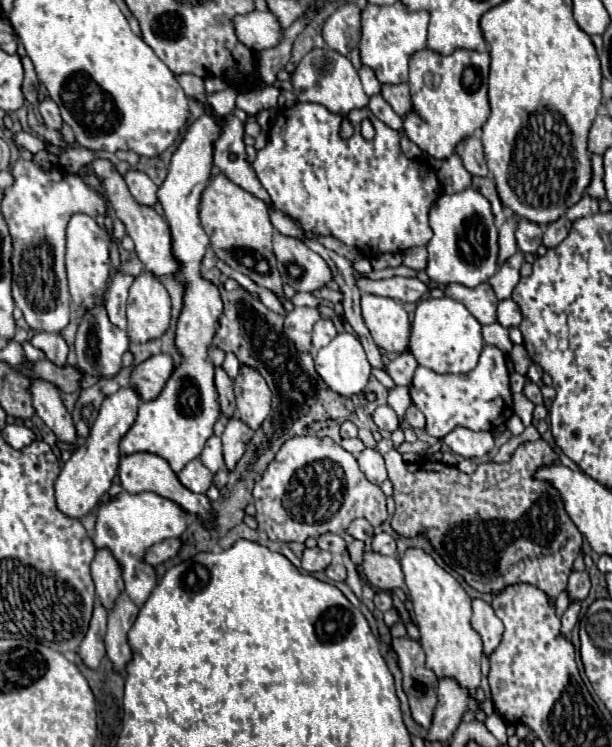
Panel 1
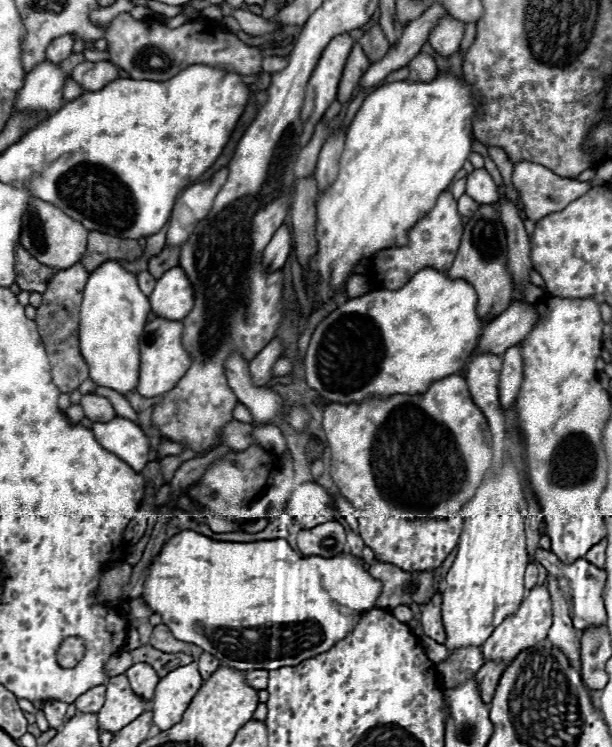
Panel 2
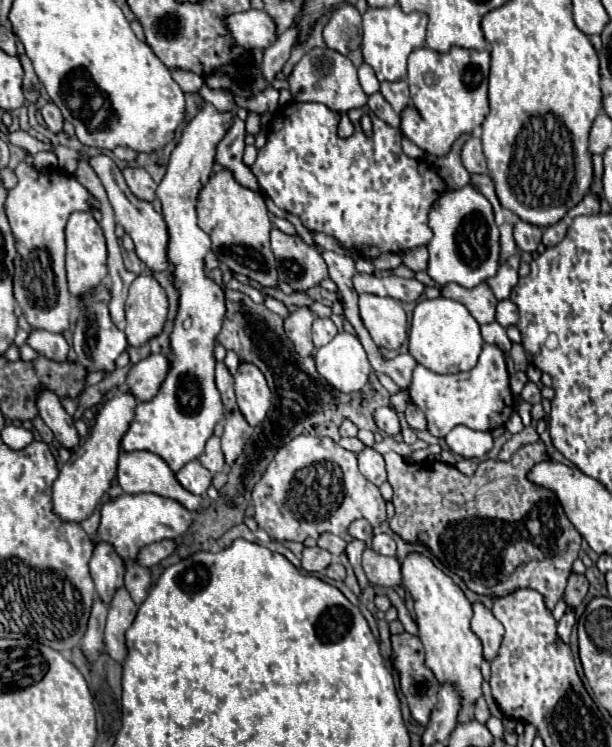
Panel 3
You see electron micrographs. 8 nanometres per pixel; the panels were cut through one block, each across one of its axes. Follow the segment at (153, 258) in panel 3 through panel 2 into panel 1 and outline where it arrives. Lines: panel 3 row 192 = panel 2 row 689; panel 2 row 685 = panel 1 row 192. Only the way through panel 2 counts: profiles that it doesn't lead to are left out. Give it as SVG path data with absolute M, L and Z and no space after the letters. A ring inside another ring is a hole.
M102 158L94 160L92 162L92 170L96 172L96 176L100 176L104 180L108 202L110 202L112 210L116 212L116 216L124 222L128 236L136 244L136 254L142 260L142 264L146 266L146 270L152 272L154 276L172 276L172 278L178 278L180 276L180 262L172 256L172 234L170 234L168 222L160 214L156 214L154 208L140 206L140 204L134 202L134 198L128 192L128 186L126 186L124 178L114 170L114 166L108 160L102 160Z

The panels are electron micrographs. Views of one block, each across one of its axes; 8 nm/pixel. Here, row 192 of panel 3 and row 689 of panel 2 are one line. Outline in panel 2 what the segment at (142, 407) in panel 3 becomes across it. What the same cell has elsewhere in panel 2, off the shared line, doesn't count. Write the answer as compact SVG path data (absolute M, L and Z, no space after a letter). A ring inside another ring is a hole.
M196 662L180 666L166 674L158 682L154 694L154 726L158 726L160 730L168 730L178 724L200 686L202 676L198 672Z

